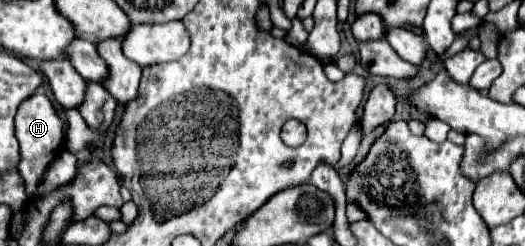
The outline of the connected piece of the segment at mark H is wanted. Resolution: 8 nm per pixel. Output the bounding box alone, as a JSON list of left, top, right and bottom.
[16,93,64,197]

